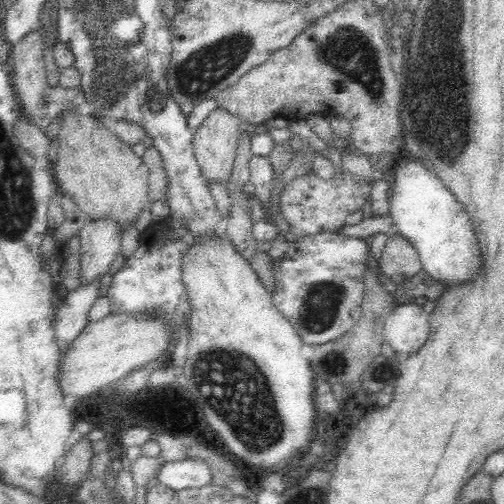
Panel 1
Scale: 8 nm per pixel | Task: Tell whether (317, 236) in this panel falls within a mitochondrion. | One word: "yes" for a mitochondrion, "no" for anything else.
no

